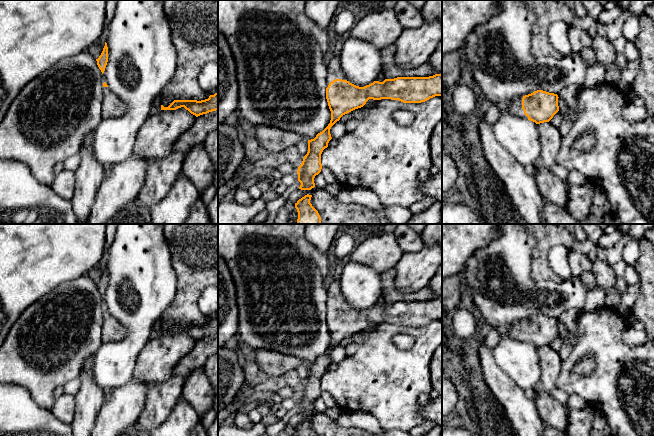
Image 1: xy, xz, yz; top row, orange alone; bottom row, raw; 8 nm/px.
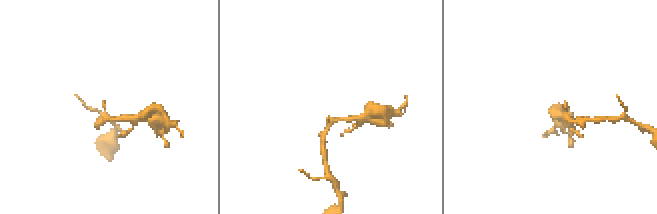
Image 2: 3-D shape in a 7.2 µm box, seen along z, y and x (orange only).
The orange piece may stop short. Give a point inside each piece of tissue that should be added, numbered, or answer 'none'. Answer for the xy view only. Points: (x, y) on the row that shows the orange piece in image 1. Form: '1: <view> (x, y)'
1: xy (113, 107)

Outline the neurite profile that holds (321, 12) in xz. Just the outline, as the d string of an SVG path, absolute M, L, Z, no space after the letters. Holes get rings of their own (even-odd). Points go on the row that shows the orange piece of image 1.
M307 0L306 15L320 28L328 28L340 0Z

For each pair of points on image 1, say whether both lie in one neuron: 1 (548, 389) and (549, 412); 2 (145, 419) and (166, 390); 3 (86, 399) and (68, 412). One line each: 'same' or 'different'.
1: same
2: same
3: different

